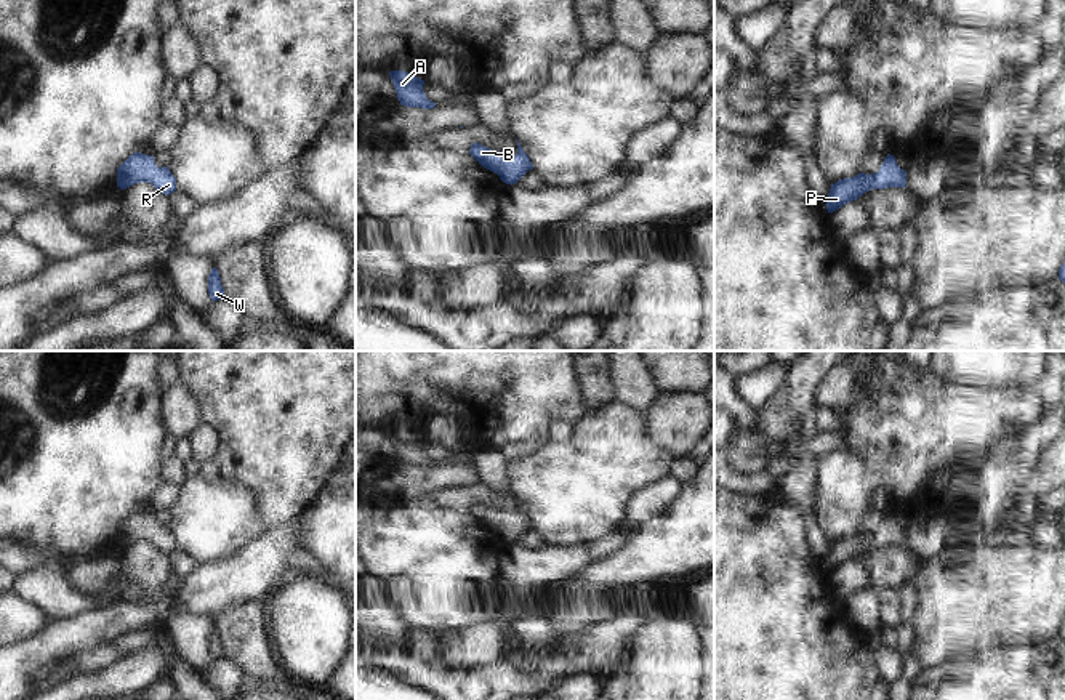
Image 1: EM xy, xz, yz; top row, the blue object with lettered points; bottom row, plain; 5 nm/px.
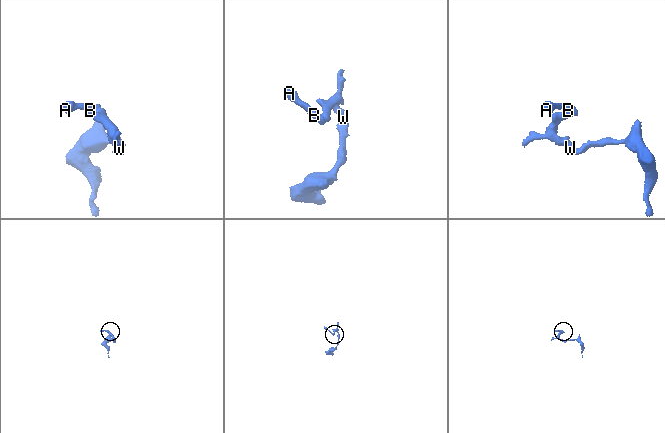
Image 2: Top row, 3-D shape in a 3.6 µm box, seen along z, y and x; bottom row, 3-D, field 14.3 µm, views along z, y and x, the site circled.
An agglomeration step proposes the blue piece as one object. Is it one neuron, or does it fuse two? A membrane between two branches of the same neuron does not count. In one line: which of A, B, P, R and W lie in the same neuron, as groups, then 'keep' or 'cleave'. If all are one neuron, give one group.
A B P R W; keep

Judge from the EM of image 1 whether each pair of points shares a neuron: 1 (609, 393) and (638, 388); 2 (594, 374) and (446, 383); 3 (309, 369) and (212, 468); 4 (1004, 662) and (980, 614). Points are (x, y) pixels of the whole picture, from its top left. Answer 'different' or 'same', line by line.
1: different
2: different
3: different
4: different

